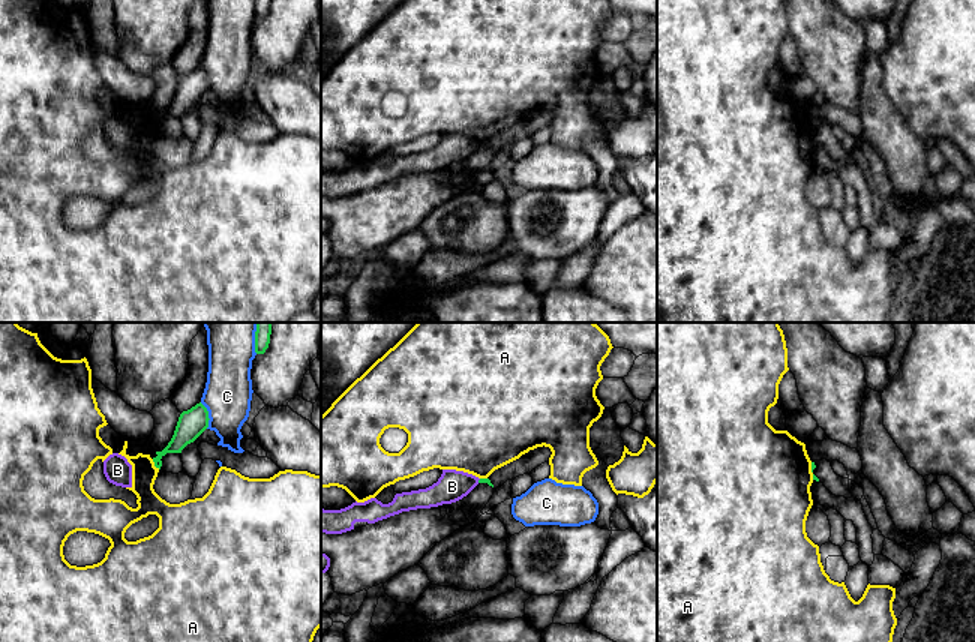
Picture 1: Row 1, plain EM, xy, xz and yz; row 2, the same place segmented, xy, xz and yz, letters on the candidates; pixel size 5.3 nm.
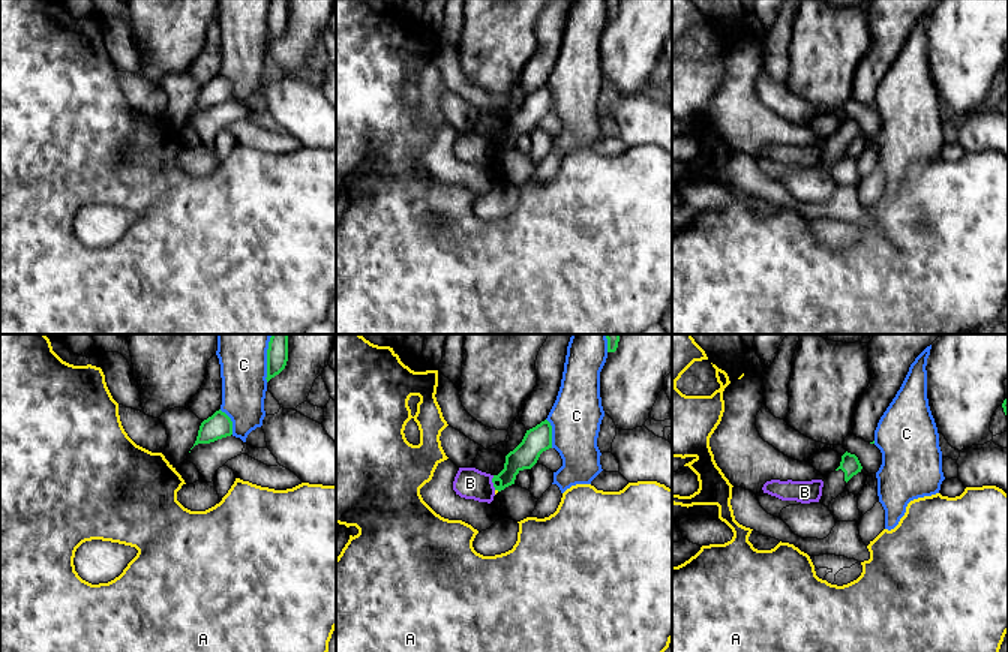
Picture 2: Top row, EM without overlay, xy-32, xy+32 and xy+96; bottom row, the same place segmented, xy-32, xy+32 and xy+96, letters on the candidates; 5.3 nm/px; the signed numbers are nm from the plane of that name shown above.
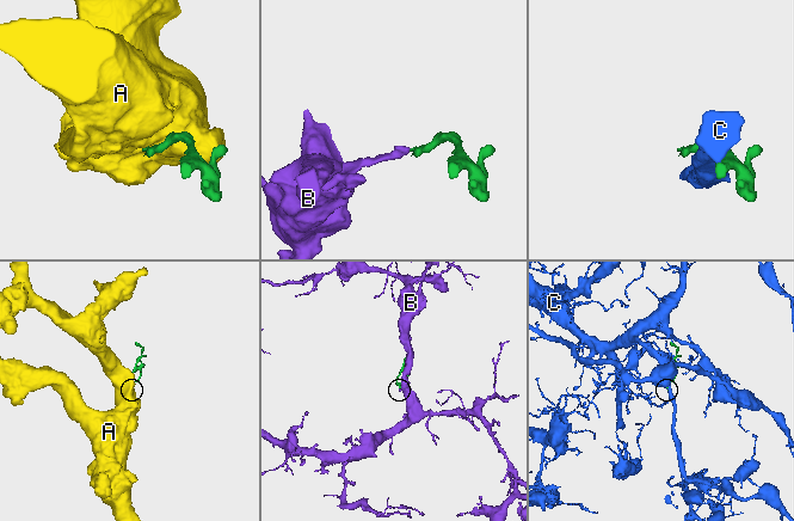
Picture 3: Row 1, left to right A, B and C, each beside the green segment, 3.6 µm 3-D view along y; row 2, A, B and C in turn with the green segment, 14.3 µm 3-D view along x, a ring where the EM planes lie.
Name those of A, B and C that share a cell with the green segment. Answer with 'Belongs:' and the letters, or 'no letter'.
Belongs: no letter

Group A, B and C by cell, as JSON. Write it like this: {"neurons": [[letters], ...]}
{"neurons": [["A"], ["B"], ["C"]]}

